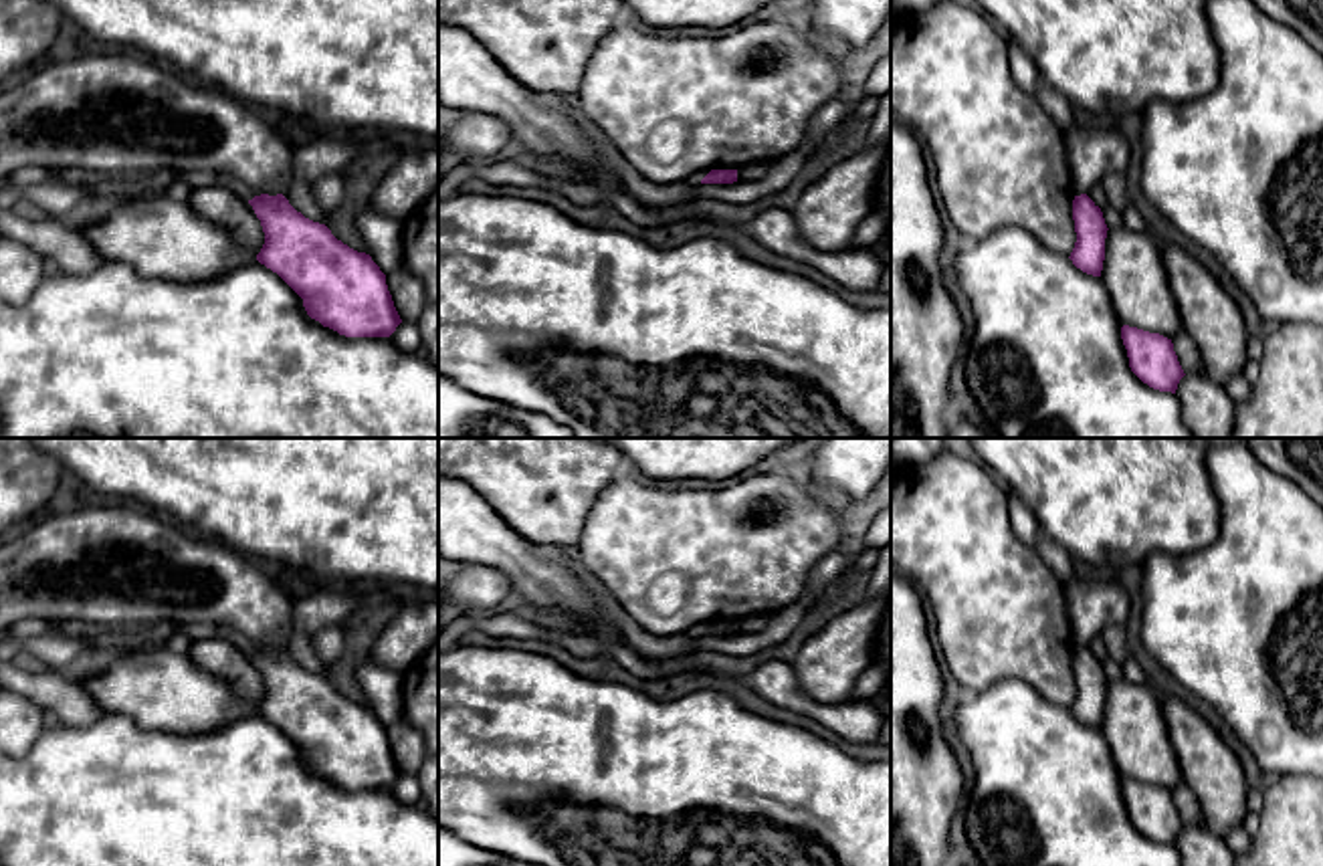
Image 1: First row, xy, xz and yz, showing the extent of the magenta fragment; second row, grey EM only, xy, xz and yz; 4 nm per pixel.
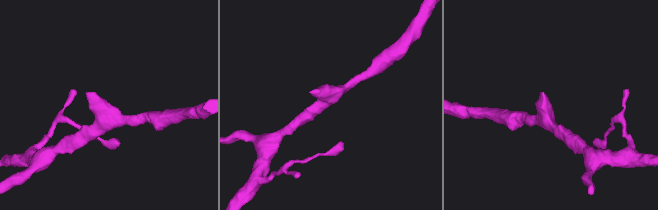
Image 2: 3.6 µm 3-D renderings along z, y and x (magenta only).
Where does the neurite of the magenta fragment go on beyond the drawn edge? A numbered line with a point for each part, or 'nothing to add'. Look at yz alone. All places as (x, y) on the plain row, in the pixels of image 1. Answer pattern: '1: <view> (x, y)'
nothing to add

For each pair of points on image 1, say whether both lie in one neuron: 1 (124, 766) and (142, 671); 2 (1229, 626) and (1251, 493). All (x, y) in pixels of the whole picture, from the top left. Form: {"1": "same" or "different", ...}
{"1": "different", "2": "same"}

